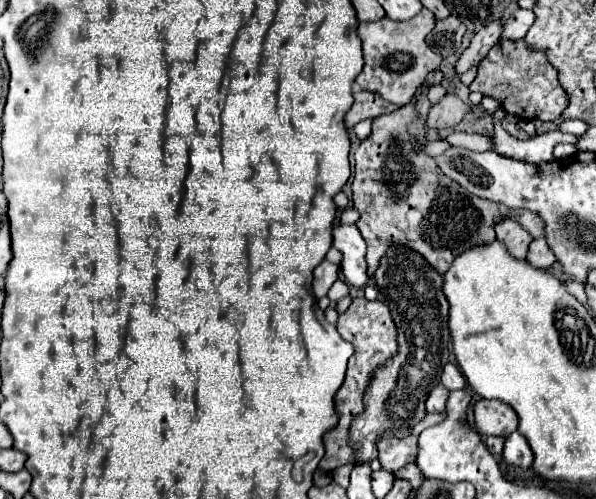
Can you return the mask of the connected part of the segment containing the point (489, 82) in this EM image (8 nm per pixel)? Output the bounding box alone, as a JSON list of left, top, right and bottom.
[470,38,568,122]

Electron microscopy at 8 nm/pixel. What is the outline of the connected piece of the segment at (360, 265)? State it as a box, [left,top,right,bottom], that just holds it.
[334,224,366,286]

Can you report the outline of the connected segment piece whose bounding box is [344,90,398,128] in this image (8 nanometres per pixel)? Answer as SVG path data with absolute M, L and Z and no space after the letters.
M356 90L354 92L354 104L348 110L344 122L346 122L348 128L352 128L362 120L376 118L376 116L386 114L386 112L394 112L396 108L398 108L396 104L386 102L380 94L374 94L374 92L368 92L368 90Z

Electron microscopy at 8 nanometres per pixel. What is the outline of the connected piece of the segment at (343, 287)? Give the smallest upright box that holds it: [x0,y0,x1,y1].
[328,280,350,302]

